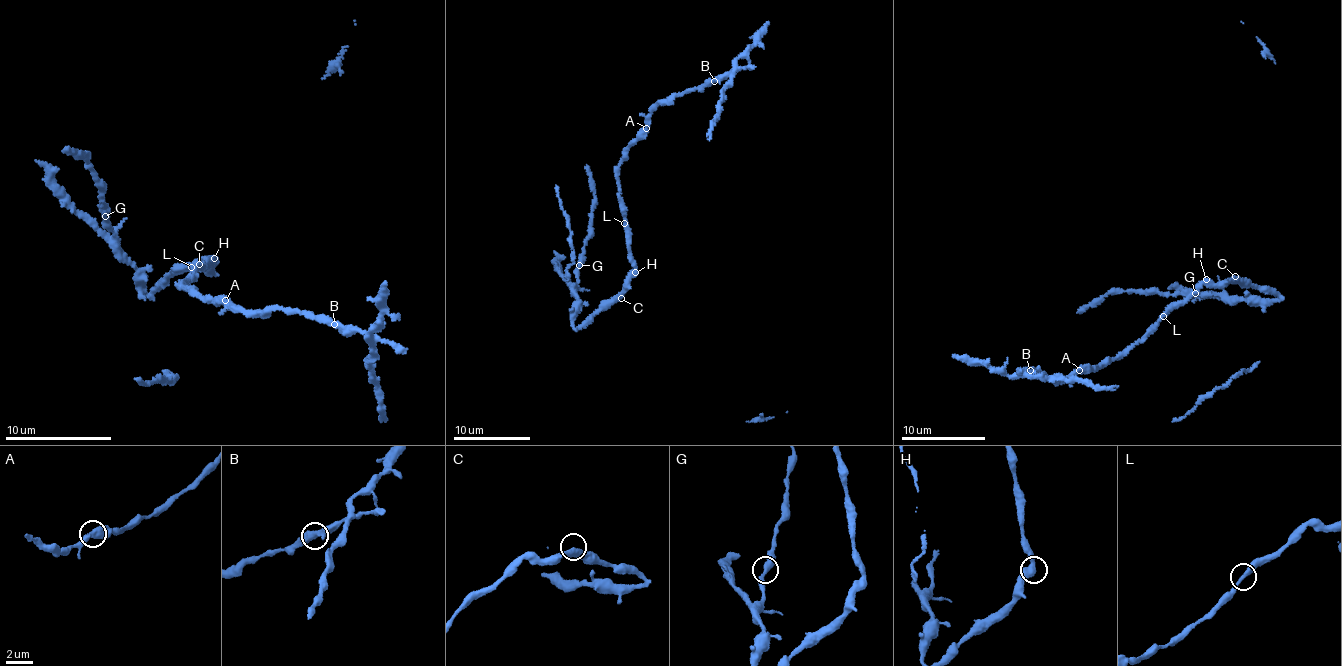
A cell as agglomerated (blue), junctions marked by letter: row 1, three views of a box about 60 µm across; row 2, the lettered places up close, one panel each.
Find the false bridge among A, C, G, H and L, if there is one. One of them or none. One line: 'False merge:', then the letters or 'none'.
False merge: none

